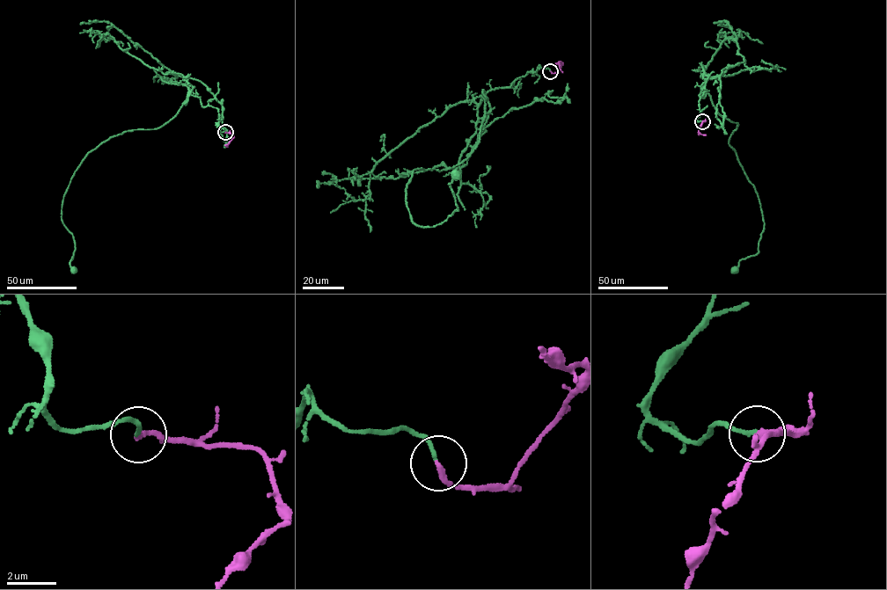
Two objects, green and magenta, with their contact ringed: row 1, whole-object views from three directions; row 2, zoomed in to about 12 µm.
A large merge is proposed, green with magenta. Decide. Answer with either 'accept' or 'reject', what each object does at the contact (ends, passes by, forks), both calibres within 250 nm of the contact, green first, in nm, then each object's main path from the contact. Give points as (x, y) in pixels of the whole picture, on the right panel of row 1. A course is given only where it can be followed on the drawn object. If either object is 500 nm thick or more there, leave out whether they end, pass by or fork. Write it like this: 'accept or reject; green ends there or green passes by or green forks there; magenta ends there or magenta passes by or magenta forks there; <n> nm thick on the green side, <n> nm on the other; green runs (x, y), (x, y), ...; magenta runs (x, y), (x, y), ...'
accept; green ends there; magenta ends there; 130 nm thick on the green side, 280 nm on the other; green runs (702, 121), (702, 87), (719, 113), (737, 123), (729, 142), (760, 204), (758, 253), (736, 270); magenta runs (702, 121), (705, 120), (698, 132), (706, 134)

